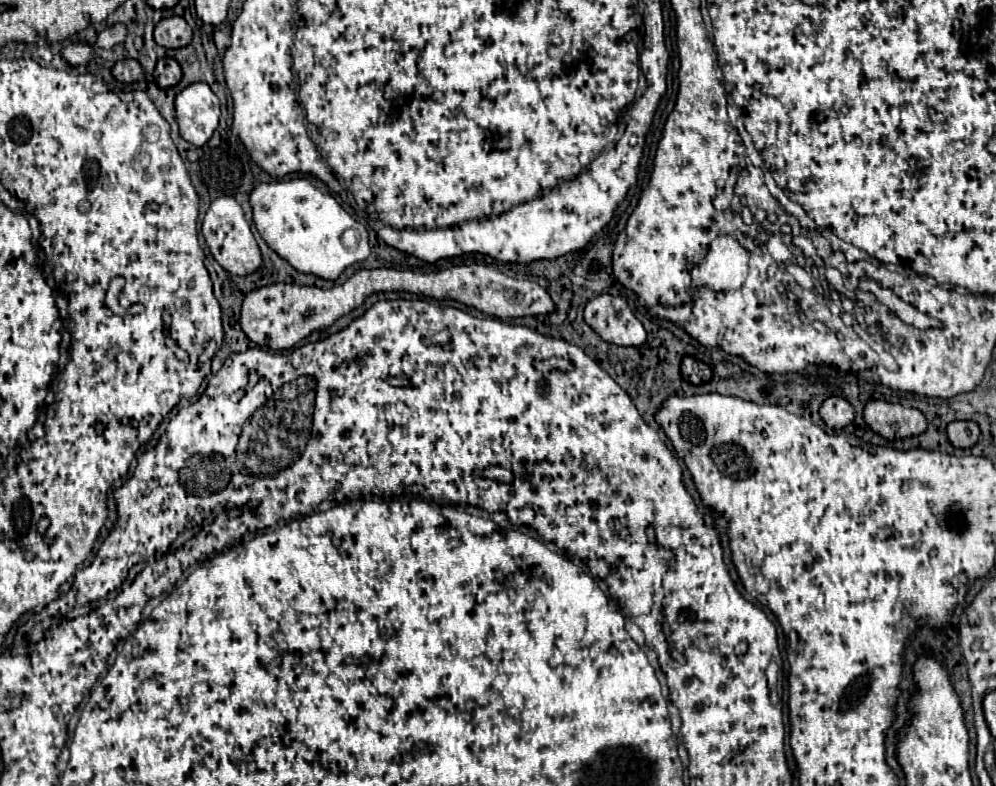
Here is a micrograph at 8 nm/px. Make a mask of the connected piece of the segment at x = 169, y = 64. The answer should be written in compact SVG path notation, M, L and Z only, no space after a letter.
M161 58L155 66L153 78L159 88L171 88L181 80L181 68L179 62L173 58Z

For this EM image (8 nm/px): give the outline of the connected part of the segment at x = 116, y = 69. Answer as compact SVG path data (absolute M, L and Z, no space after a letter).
M127 58L127 60L119 60L115 62L113 66L113 76L119 80L119 82L125 82L125 84L131 84L131 82L139 82L143 80L143 68L137 60L133 58Z

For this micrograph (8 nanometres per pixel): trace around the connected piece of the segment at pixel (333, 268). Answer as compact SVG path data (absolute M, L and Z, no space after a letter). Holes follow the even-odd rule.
M307 178L259 184L251 192L251 208L253 222L267 246L299 272L335 280L347 266L369 256L367 230L355 222L331 194L323 194ZM347 228L355 228L359 232L359 242L353 250L345 248L341 242L341 234Z

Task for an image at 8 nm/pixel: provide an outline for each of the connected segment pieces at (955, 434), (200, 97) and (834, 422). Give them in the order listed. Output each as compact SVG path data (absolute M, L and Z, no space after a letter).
M955 420L947 424L947 436L955 448L971 448L979 438L979 426L971 420Z
M205 82L189 84L175 96L175 118L179 134L187 142L203 146L219 124L219 98Z
M839 396L827 398L827 400L821 404L819 414L821 414L823 422L825 422L829 428L833 428L833 430L845 428L845 426L851 424L853 418L855 418L853 406L851 406L845 398L839 398Z

